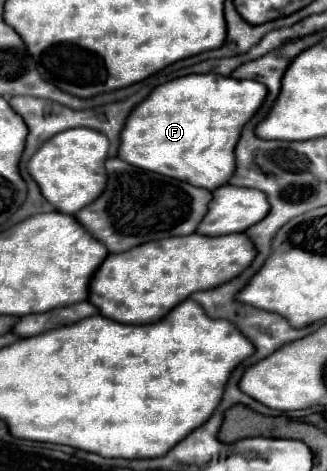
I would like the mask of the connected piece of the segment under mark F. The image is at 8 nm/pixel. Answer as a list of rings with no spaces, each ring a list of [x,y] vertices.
[[[187,74],[157,86],[149,98],[137,104],[125,120],[121,130],[121,144],[117,158],[147,172],[157,172],[175,180],[185,180],[199,188],[219,188],[233,176],[233,148],[241,136],[243,126],[251,120],[263,104],[267,88],[255,80],[235,80],[219,74]]]

